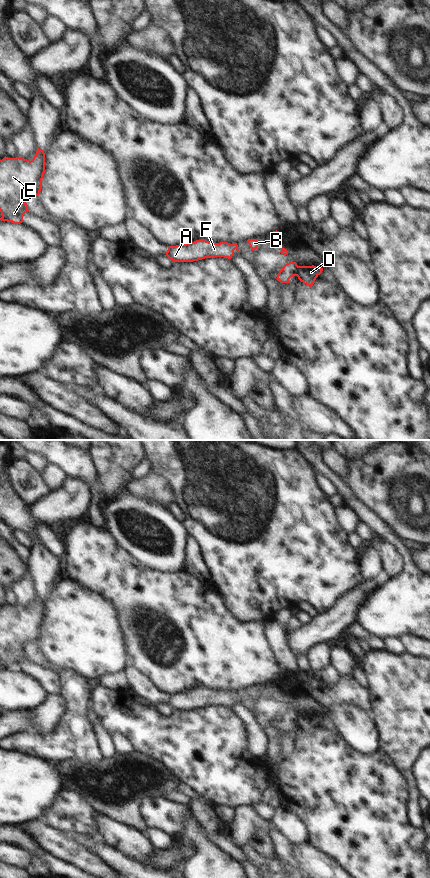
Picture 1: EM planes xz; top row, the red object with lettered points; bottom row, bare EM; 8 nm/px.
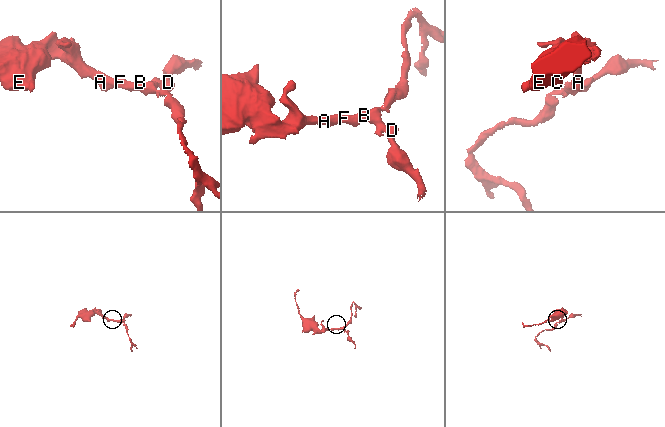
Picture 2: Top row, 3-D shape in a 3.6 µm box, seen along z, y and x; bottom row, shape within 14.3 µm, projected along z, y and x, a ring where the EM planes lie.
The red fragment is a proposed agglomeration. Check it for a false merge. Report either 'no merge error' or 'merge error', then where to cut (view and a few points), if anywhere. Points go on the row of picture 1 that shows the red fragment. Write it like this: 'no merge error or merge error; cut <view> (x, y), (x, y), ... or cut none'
merge error; cut xz (298, 266), (296, 275)

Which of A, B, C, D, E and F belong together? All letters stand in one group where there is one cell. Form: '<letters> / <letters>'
A B C E F / D

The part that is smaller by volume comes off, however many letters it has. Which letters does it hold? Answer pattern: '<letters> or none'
D

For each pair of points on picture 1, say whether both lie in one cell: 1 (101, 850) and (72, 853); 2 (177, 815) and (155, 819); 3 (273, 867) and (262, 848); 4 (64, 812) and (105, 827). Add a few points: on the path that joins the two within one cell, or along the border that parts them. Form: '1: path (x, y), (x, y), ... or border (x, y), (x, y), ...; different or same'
1: border (72, 839), (98, 854), (110, 866); different
2: path (172, 816), (160, 816); same
3: border (248, 841), (259, 853), (273, 856); different
4: border (100, 813), (97, 817), (99, 835); different

